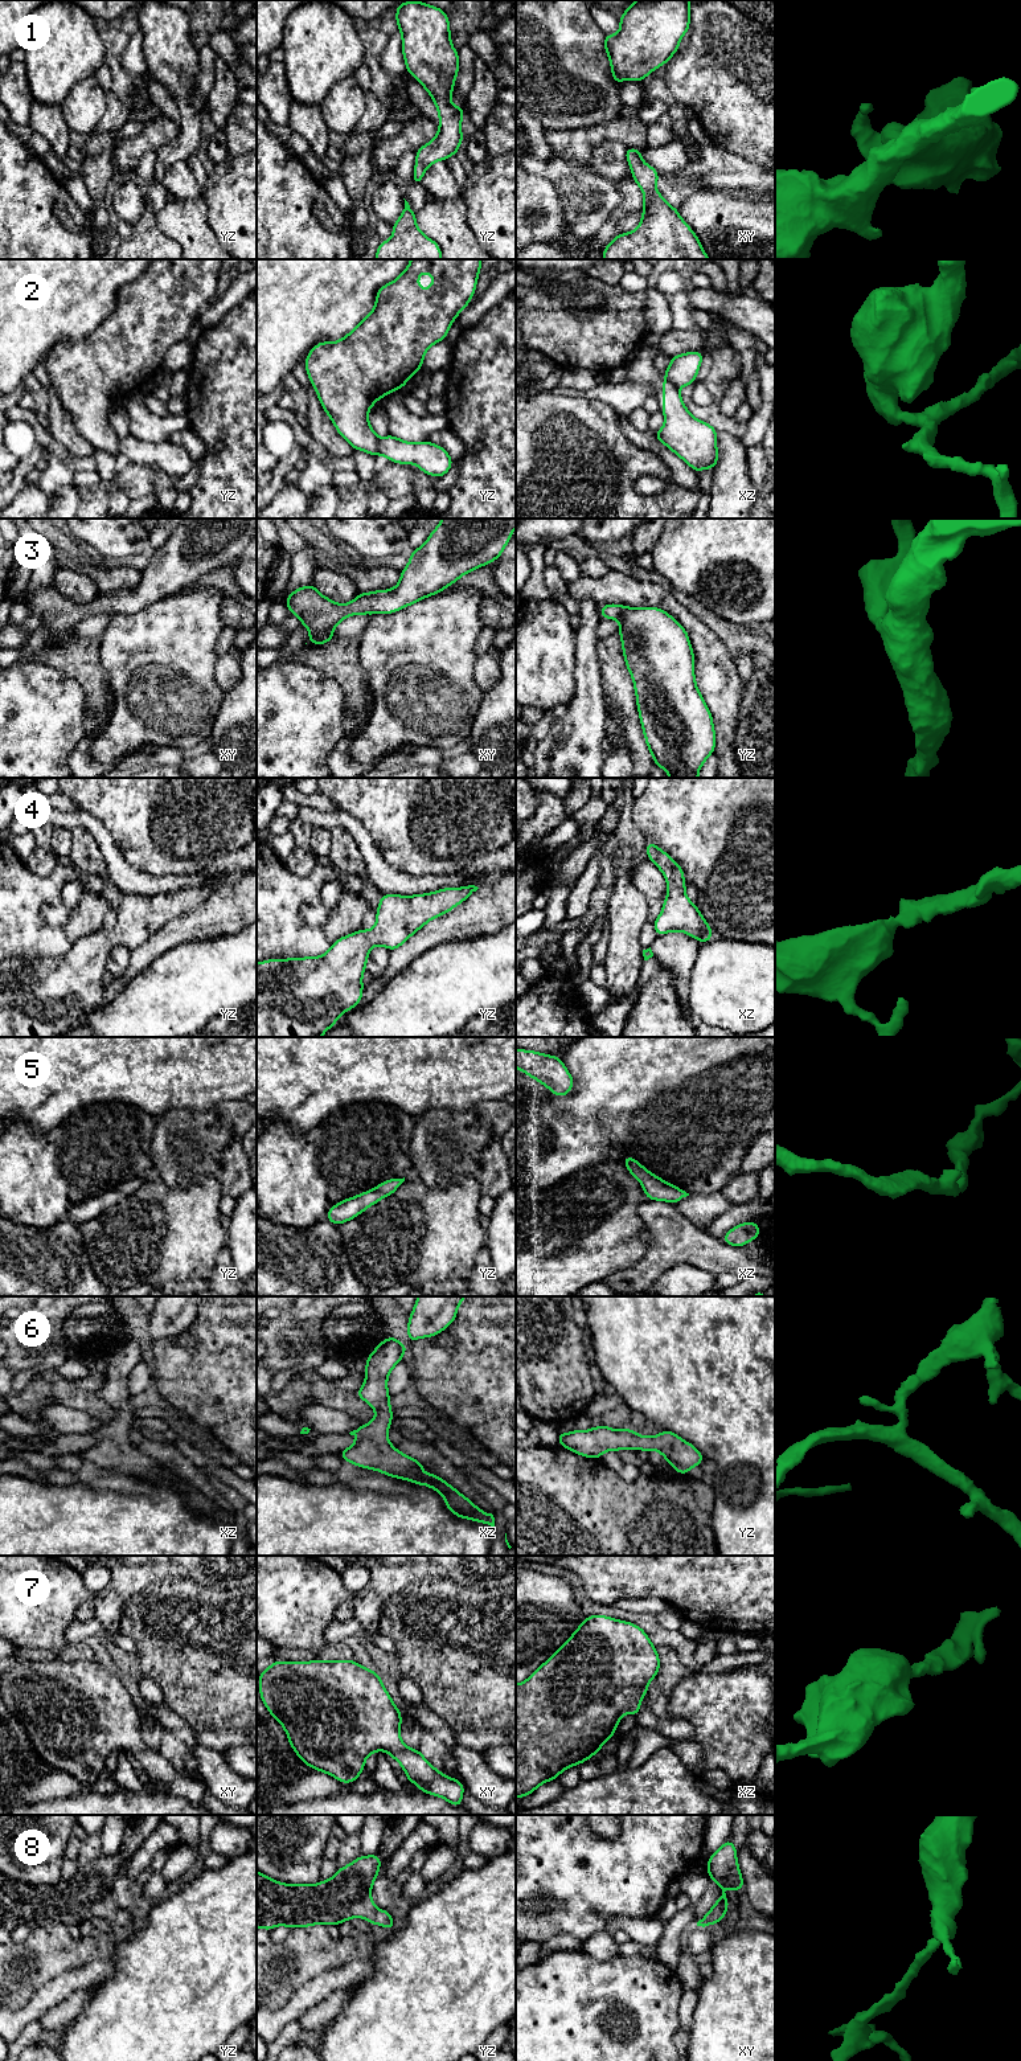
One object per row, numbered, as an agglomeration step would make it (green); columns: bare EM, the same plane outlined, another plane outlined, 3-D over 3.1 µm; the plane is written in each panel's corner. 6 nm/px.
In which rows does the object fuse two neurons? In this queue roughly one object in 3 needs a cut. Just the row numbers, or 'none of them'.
2

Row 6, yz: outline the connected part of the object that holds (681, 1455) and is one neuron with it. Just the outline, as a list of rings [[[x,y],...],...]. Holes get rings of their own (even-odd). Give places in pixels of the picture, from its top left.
[[[600,1425],[587,1431],[577,1429],[567,1434],[558,1431],[558,1445],[592,1459],[599,1459],[608,1450],[657,1450],[681,1475],[686,1475],[692,1467],[700,1466],[705,1459],[693,1445],[665,1429],[659,1435],[641,1437],[631,1429],[615,1430]]]

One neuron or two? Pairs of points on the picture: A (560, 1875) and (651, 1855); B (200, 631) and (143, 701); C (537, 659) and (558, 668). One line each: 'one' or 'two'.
A: one
B: one
C: one

